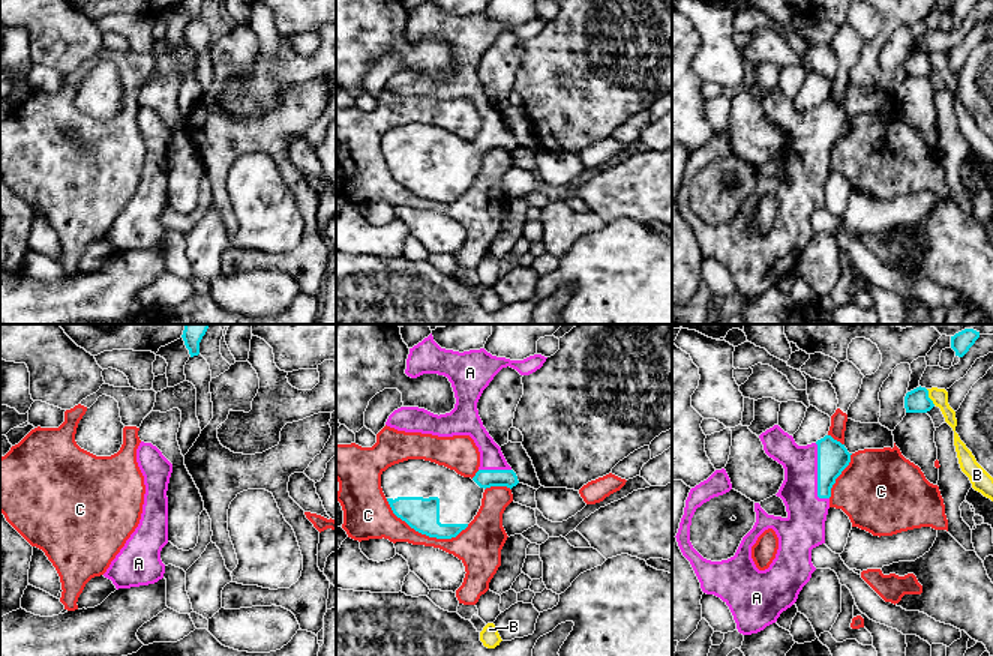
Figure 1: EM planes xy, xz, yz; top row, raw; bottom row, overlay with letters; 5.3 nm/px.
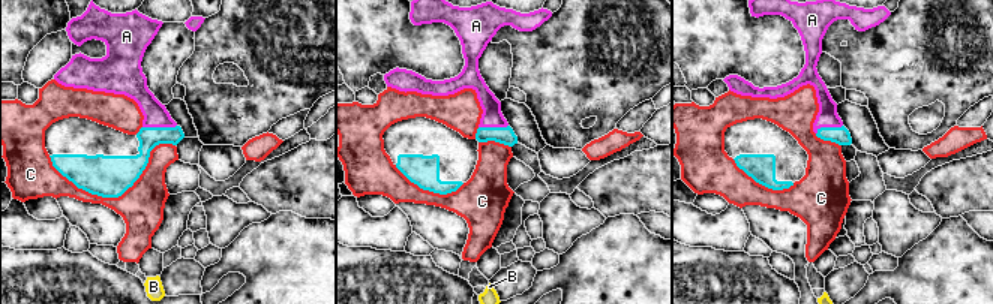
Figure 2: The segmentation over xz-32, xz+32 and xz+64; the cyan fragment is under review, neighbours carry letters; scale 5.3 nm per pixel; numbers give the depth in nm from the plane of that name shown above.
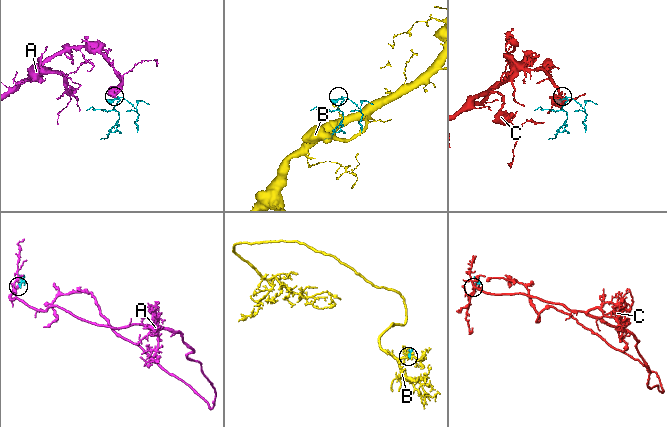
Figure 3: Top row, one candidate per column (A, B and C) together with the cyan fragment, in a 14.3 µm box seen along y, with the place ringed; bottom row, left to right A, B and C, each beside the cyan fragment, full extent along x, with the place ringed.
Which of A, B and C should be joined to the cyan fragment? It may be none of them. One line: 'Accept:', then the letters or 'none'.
Accept: A

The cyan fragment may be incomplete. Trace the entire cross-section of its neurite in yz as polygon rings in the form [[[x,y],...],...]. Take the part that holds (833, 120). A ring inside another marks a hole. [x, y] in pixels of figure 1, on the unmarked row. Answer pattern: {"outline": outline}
{"outline": [[[778,89],[759,102],[765,117],[784,132],[784,144],[776,159],[783,164],[788,180],[768,179],[754,167],[756,186],[742,201],[735,219],[722,225],[704,222],[690,206],[690,189],[698,171],[732,153],[730,143],[722,132],[690,153],[675,200],[702,255],[720,261],[729,270],[742,299],[758,297],[776,287],[810,245],[816,234],[812,213],[825,207],[831,152],[852,119],[831,99],[798,110]],[[768,192],[776,195],[778,213],[770,231],[759,234],[752,222],[752,210]]]}

